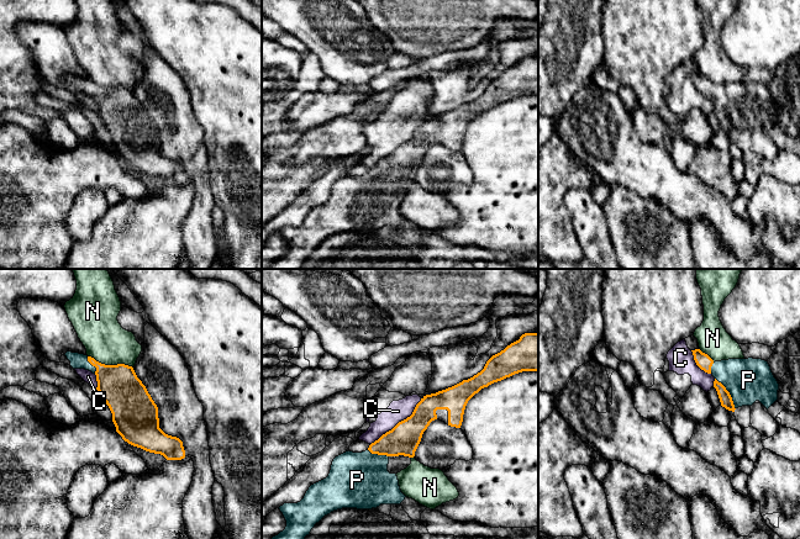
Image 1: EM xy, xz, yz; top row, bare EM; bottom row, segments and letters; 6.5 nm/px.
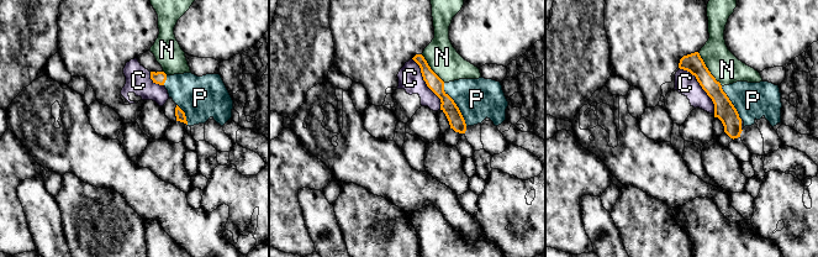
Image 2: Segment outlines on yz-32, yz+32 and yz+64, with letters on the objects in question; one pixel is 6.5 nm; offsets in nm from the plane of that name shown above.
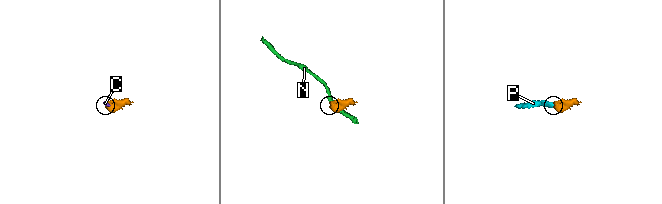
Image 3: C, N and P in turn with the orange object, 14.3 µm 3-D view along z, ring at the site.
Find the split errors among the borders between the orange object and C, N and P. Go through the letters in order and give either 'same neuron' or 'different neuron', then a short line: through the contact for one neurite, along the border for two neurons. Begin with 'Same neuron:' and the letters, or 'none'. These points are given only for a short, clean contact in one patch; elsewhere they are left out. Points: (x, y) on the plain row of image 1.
Same neuron: P
C: different neuron
N: different neuron; line xy (88, 79), (105, 88), (127, 88), (132, 91)
P: same neuron; line yz (726, 125), (729, 117), (740, 106), (748, 104)

